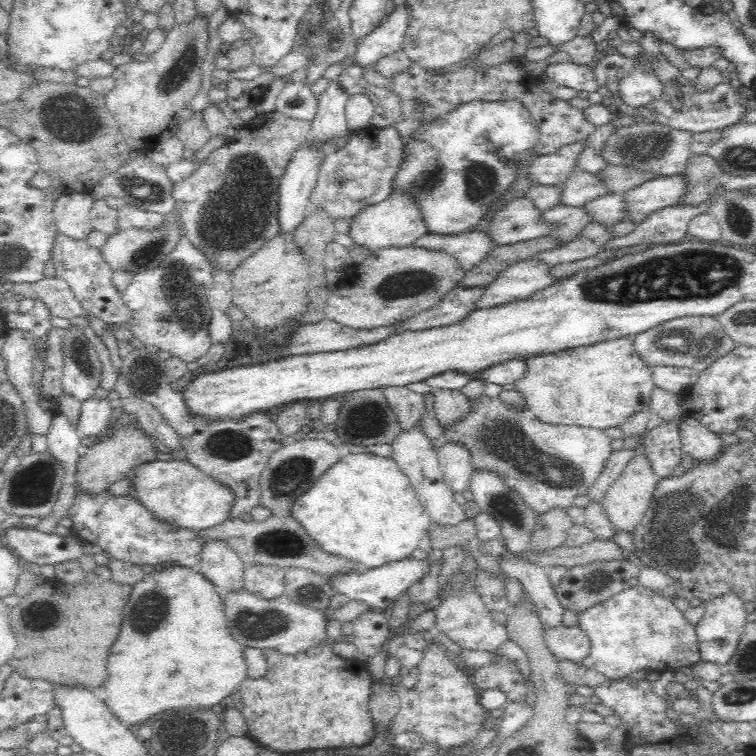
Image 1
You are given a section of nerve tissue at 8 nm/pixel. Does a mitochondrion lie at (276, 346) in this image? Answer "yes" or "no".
no

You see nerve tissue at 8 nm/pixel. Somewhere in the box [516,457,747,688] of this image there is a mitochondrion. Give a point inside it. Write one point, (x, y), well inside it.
(593, 584)

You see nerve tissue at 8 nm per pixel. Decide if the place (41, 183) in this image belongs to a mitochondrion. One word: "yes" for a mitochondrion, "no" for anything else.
no

